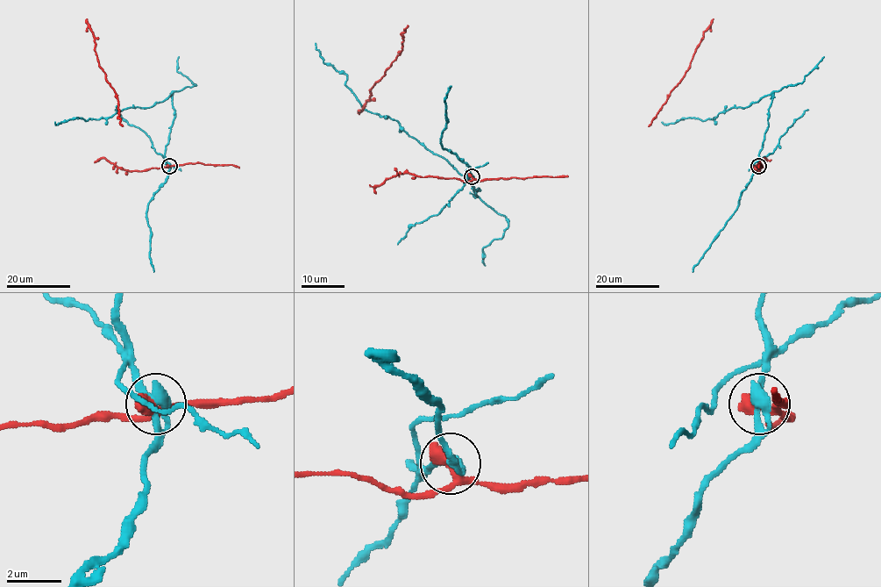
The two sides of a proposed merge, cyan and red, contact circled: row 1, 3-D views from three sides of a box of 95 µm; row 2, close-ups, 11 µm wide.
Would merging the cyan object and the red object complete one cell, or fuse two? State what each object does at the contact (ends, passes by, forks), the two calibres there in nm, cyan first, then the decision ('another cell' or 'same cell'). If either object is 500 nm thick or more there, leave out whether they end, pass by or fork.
cyan passes by; red passes by; 400 nm thick on the cyan side, 420 nm on the other; another cell

